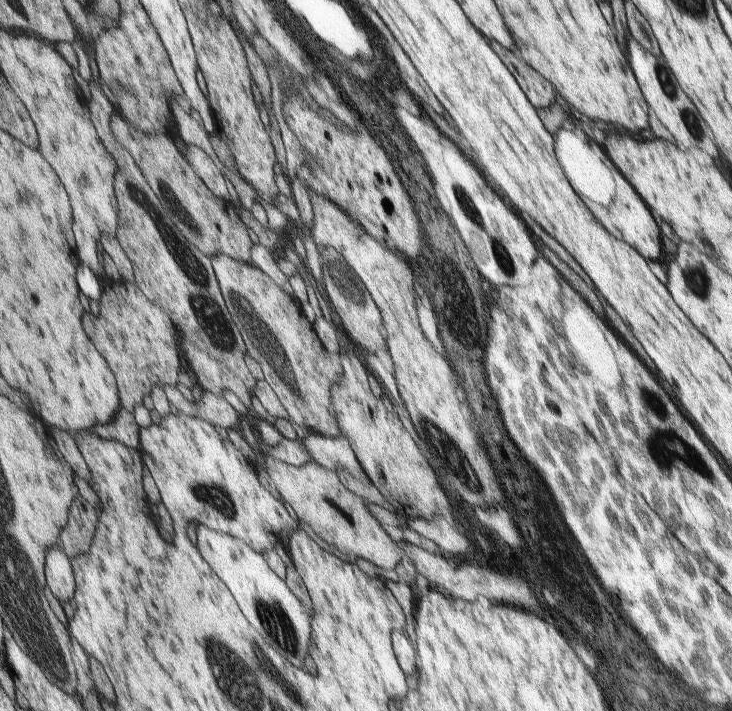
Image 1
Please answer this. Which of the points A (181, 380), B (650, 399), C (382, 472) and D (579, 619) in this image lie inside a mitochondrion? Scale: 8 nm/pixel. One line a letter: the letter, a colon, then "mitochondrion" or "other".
A: other
B: mitochondrion
C: other
D: other

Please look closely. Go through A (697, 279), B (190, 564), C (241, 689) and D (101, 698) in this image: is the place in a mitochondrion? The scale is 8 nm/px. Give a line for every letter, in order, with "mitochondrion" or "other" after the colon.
A: mitochondrion
B: other
C: mitochondrion
D: other

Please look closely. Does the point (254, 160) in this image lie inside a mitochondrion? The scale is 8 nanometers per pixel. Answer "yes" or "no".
no

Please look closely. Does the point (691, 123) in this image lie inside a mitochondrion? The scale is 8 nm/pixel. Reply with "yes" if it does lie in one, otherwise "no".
yes

